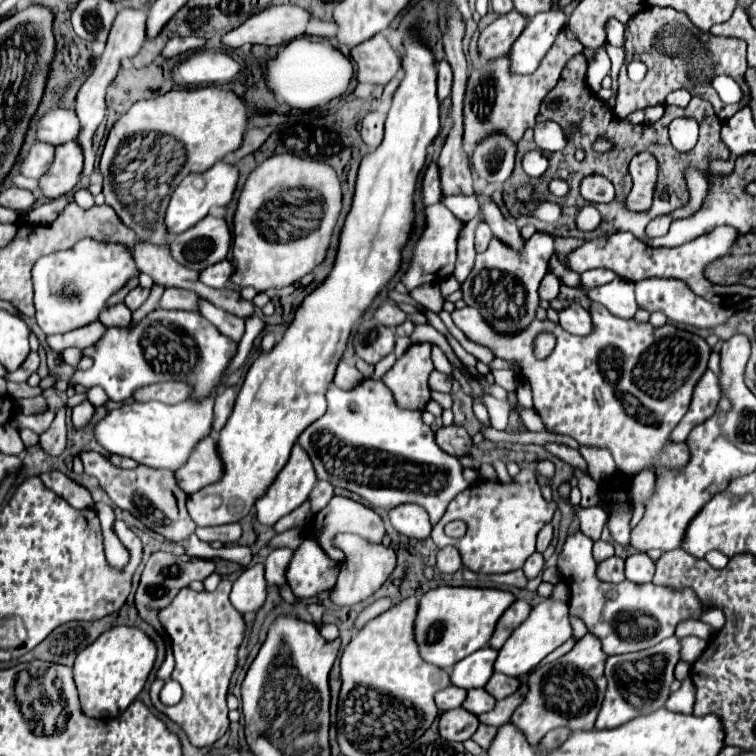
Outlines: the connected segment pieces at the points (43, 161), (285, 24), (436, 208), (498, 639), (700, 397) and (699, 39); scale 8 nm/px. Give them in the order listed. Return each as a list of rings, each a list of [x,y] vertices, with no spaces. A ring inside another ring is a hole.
[[[36,142],[28,154],[22,158],[20,164],[20,174],[26,178],[40,178],[46,174],[48,166],[54,160],[54,146],[46,144],[46,142]]]
[[[270,6],[224,34],[222,44],[230,50],[242,48],[244,44],[284,46],[290,40],[304,36],[308,22],[310,14],[300,6]]]
[[[442,202],[424,208],[424,218],[426,218],[424,234],[420,236],[420,240],[414,246],[414,252],[410,256],[408,270],[402,272],[402,276],[400,276],[400,280],[402,280],[402,284],[406,286],[408,292],[414,290],[420,284],[426,284],[426,282],[446,280],[454,272],[456,242],[458,242],[458,236],[460,236],[462,228],[464,228],[464,224]]]
[[[516,600],[516,602],[500,616],[500,620],[498,620],[498,624],[496,624],[496,630],[494,630],[494,634],[492,634],[490,642],[488,642],[488,646],[494,648],[494,650],[500,650],[502,644],[510,638],[510,634],[528,618],[530,610],[532,610],[532,608],[530,608],[528,602]]]
[[[708,370],[696,390],[694,390],[694,396],[692,396],[692,404],[686,412],[686,416],[678,422],[678,426],[672,430],[670,434],[670,442],[686,442],[688,438],[688,432],[696,426],[696,424],[702,424],[704,420],[712,418],[716,414],[716,406],[722,398],[722,392],[720,392],[720,382],[716,378],[716,374],[712,370]]]
[[[652,6],[632,16],[628,20],[624,48],[626,48],[626,64],[632,60],[642,60],[648,72],[642,78],[642,82],[620,84],[616,102],[618,118],[624,118],[630,112],[644,106],[664,104],[664,96],[678,88],[686,88],[692,96],[700,96],[712,102],[712,106],[716,106],[720,98],[716,90],[710,86],[710,80],[720,74],[734,78],[744,90],[744,94],[748,94],[748,86],[744,82],[746,42],[738,38],[720,38],[712,36],[710,32],[702,32],[688,20],[688,16],[684,16],[684,12],[678,12],[674,8]]]

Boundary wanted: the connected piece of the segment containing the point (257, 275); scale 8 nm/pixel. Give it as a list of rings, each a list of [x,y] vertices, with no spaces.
[[[278,154],[256,166],[238,196],[232,228],[232,284],[238,288],[252,286],[256,292],[292,286],[324,262],[332,242],[332,232],[342,210],[342,188],[332,166],[326,162],[298,158],[294,154]]]

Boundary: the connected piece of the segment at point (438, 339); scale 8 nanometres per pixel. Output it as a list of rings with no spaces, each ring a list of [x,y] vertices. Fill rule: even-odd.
[[[430,324],[415,325],[414,334],[412,334],[410,338],[412,342],[436,342],[440,348],[444,348],[448,360],[450,360],[458,370],[462,370],[462,362],[460,362],[460,360],[456,358],[456,354],[452,352],[448,340]]]

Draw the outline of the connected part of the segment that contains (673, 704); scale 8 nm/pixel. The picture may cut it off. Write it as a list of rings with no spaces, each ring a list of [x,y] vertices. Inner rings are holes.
[[[686,678],[686,680],[682,682],[682,688],[668,698],[666,708],[672,710],[672,712],[692,714],[692,704],[694,704],[694,700],[696,700],[696,688],[694,688],[692,680]]]

